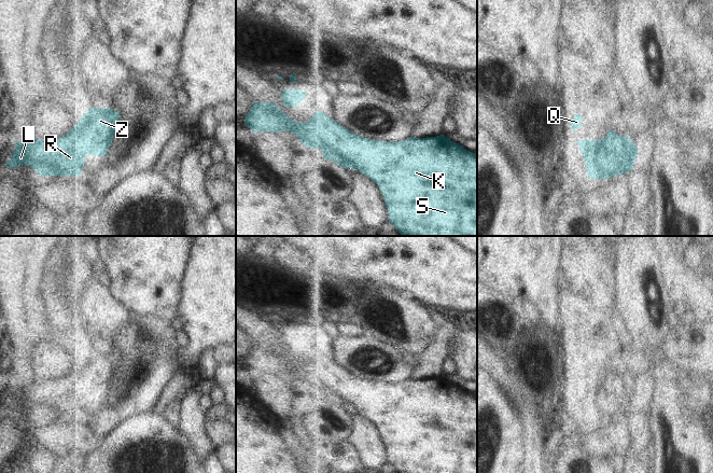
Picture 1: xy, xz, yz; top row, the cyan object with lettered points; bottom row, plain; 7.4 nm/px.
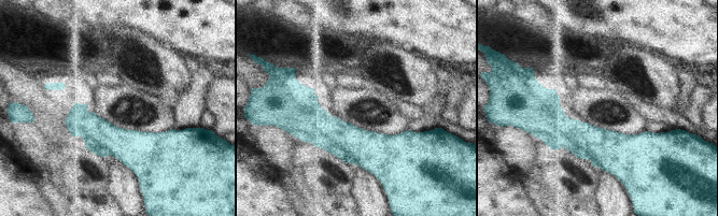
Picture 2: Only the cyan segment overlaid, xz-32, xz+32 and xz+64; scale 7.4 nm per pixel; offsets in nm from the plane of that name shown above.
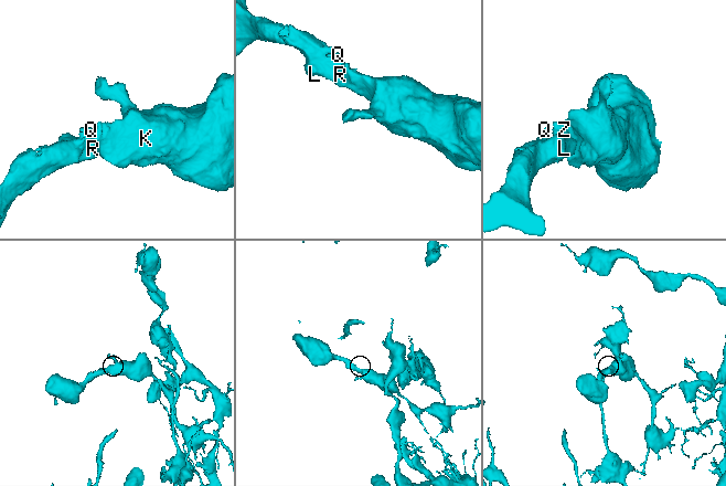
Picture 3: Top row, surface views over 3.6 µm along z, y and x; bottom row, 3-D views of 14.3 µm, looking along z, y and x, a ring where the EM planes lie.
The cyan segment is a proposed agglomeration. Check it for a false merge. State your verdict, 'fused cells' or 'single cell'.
single cell

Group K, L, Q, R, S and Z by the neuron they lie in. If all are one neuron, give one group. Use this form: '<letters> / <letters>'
K L Q R S Z

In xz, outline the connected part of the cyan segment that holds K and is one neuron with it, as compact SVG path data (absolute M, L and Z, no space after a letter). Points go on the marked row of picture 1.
M254 102L244 116L244 124L254 133L279 134L289 130L299 141L314 150L321 148L322 156L341 168L356 169L371 178L380 189L391 222L402 236L477 236L477 154L464 149L444 135L427 138L410 137L399 142L371 140L359 136L317 111L304 123L293 121L276 103Z

